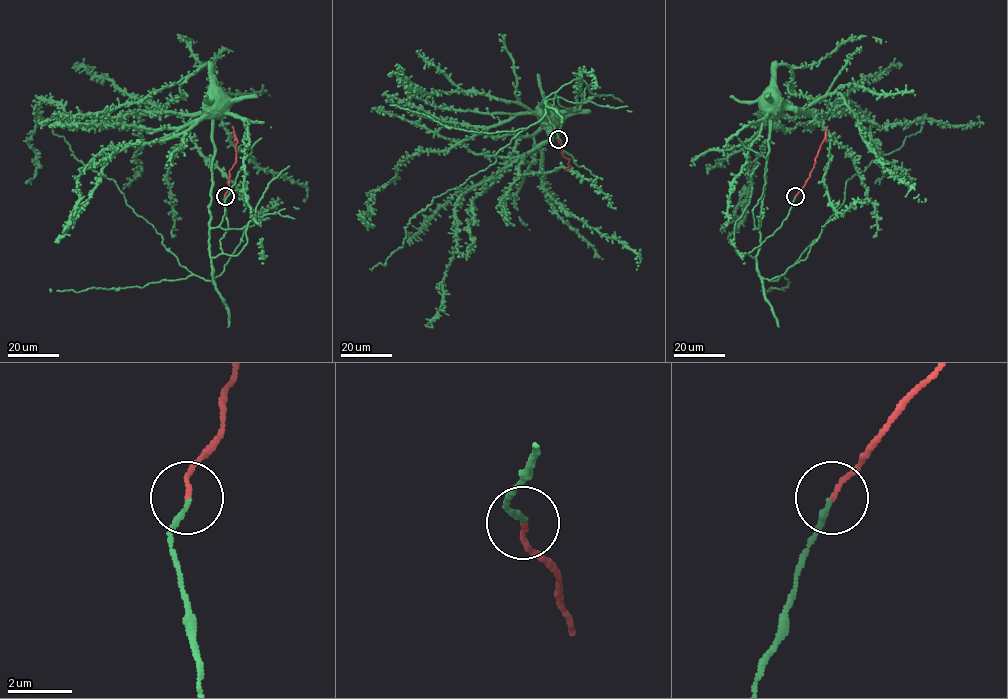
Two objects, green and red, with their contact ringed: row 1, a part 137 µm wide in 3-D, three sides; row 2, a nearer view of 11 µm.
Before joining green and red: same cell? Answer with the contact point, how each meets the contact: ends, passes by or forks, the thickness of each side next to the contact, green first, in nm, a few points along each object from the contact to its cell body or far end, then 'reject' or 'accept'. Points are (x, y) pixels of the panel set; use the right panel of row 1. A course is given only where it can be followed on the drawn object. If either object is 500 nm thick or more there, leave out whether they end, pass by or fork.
(795, 196) | green ends | red ends | 180/150 nm | green via (795, 197), (782, 224), (749, 252), (752, 257), (760, 245), (769, 151), (769, 119), (761, 110), (763, 100) | red via (795, 196), (810, 176), (827, 126) | accept

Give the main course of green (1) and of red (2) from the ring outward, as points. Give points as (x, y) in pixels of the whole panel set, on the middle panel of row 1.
1: (557, 139), (561, 122), (553, 109), (555, 93), (543, 100), (541, 105), (547, 113), (544, 105), (543, 107)
2: (557, 139), (562, 155), (569, 159), (570, 167), (565, 171)

